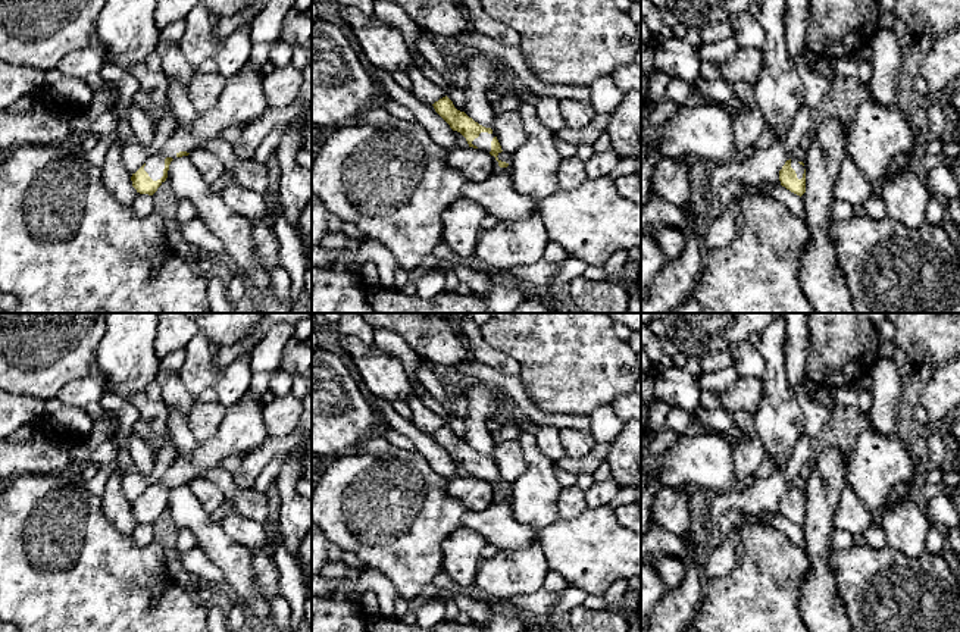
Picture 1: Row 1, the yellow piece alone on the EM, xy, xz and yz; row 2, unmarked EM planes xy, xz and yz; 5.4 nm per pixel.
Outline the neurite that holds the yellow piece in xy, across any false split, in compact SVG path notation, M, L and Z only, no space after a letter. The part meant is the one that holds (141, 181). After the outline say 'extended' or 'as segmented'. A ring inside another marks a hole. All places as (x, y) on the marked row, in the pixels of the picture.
M248 59L226 79L212 110L198 113L188 126L178 126L168 143L132 173L132 187L140 194L153 195L166 181L169 165L175 157L203 148L207 140L222 138L228 128L246 128L260 118L266 107L262 73Z; extended

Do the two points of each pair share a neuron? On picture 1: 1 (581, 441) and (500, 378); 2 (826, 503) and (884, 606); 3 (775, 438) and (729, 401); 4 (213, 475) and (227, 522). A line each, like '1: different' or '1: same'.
1: different
2: different
3: different
4: different

